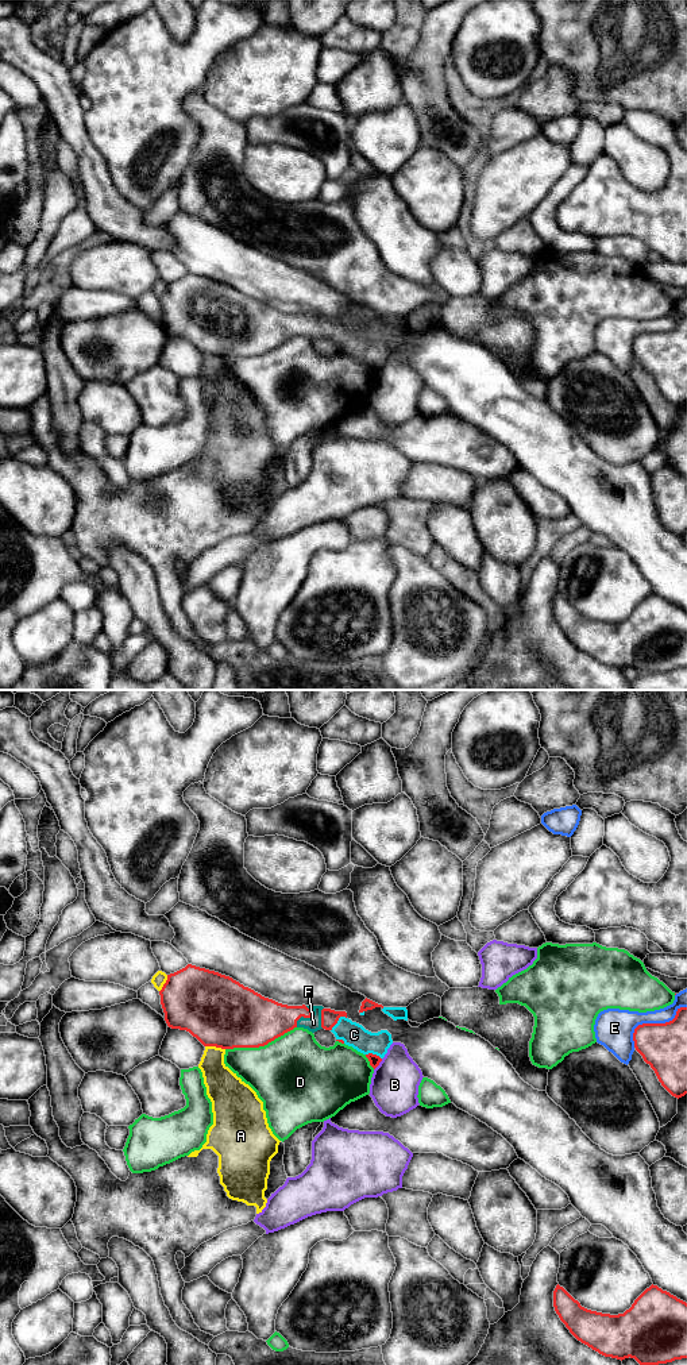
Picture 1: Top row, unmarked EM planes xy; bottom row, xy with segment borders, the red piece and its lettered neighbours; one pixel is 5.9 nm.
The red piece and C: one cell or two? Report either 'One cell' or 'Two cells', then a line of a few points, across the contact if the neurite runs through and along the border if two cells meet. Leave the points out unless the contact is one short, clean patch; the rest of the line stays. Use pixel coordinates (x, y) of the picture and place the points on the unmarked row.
One cell

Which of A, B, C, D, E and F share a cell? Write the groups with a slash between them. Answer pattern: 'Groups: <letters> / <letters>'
Groups: A / B / C F / D / E

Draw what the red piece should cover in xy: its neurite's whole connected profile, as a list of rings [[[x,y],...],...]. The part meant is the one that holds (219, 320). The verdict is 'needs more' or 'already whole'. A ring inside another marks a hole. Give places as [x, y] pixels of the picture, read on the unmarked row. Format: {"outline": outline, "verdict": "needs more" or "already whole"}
{"outline": [[[192,273],[167,284],[159,304],[167,335],[189,340],[204,355],[259,356],[294,336],[312,342],[325,338],[363,362],[375,378],[393,352],[387,339],[371,342],[348,328],[346,320],[282,313]]], "verdict": "needs more"}

